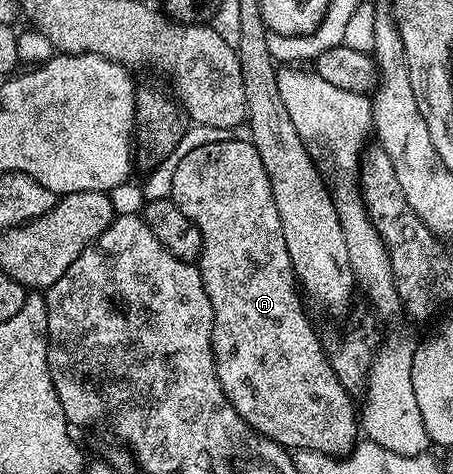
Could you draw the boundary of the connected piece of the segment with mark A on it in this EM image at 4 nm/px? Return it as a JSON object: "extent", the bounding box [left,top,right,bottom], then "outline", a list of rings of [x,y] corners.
{"extent":[170,139,361,457],"outline":[[[247,139],[199,145],[175,161],[170,199],[181,207],[181,215],[201,231],[203,246],[197,268],[213,307],[213,359],[217,379],[229,403],[254,432],[262,433],[288,451],[312,449],[330,457],[347,456],[361,437],[357,405],[351,402],[352,394],[337,379],[328,350],[325,345],[323,349],[299,302],[297,278],[289,259],[289,247],[285,247],[285,231],[281,231],[281,215],[277,203],[273,203],[273,191],[261,155],[257,155]]]}

